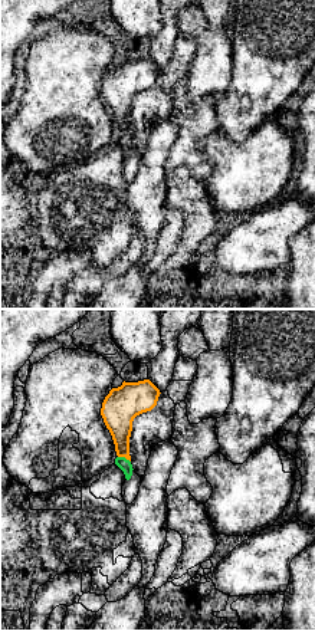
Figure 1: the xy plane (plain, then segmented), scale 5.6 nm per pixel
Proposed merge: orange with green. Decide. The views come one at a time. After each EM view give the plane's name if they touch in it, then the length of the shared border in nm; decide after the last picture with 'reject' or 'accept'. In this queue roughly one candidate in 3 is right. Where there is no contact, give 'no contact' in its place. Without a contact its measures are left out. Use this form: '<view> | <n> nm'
xy | 80 nm

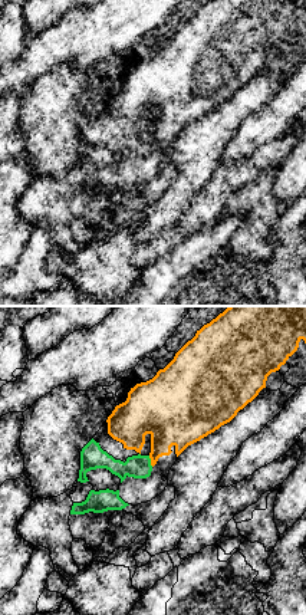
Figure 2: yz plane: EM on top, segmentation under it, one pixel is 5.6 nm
yz | 70 nm

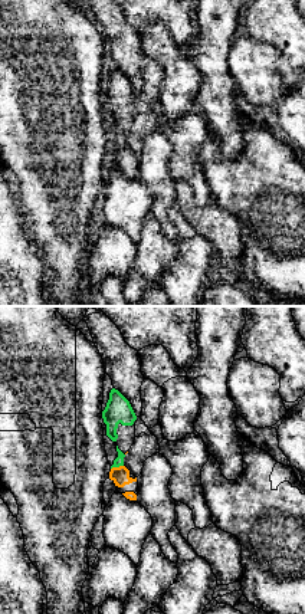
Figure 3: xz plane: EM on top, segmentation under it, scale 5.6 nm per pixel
xz | 80 nm

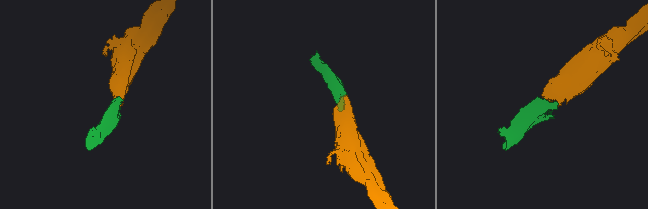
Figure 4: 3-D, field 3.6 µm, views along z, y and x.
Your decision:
accept

